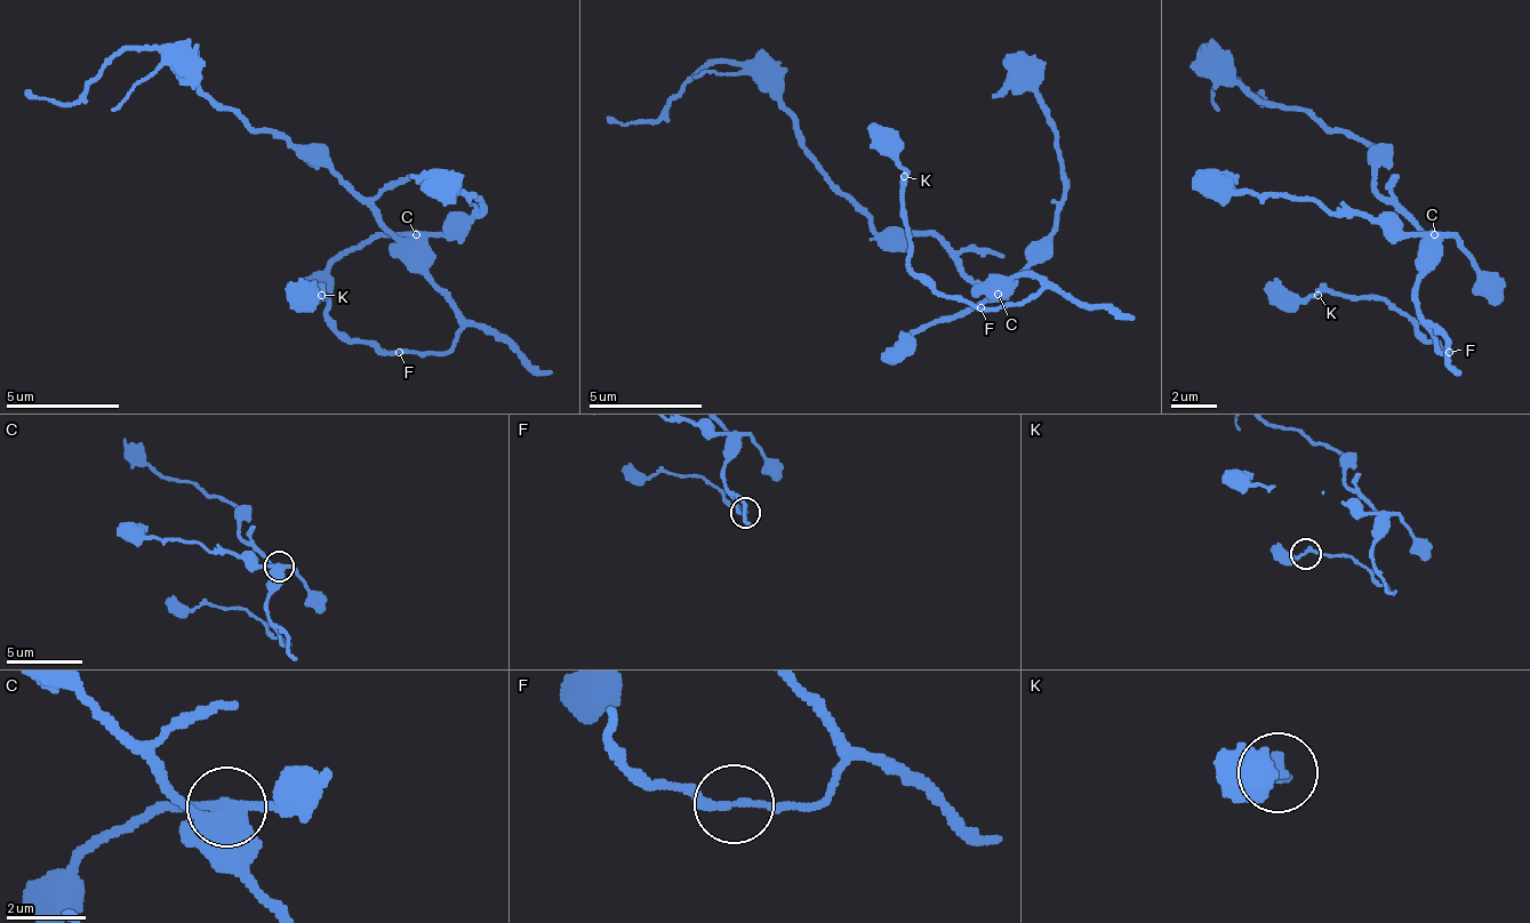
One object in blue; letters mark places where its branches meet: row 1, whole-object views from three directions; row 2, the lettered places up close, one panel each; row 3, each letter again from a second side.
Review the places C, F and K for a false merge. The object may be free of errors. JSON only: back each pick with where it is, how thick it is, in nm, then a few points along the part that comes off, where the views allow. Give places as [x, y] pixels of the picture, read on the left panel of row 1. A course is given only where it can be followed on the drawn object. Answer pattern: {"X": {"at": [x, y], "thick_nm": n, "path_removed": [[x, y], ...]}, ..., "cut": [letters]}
{"C": {"at": [416, 234], "thick_nm": 500, "path_removed": [[417, 233], [451, 233], [480, 210], [474, 199], [434, 182]]}, "cut": ["C"]}

